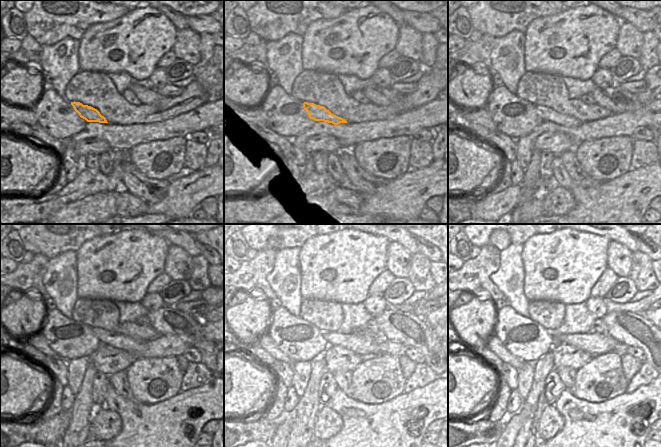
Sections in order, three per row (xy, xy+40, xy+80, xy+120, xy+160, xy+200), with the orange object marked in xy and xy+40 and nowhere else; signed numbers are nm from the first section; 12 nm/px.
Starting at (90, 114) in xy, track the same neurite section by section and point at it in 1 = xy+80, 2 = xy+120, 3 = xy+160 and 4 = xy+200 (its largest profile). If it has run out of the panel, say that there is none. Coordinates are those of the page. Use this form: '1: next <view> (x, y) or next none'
1: next xy+80 (547, 114)
2: next xy+120 (119, 341)
3: next xy+160 (368, 347)
4: next xy+200 (595, 344)

